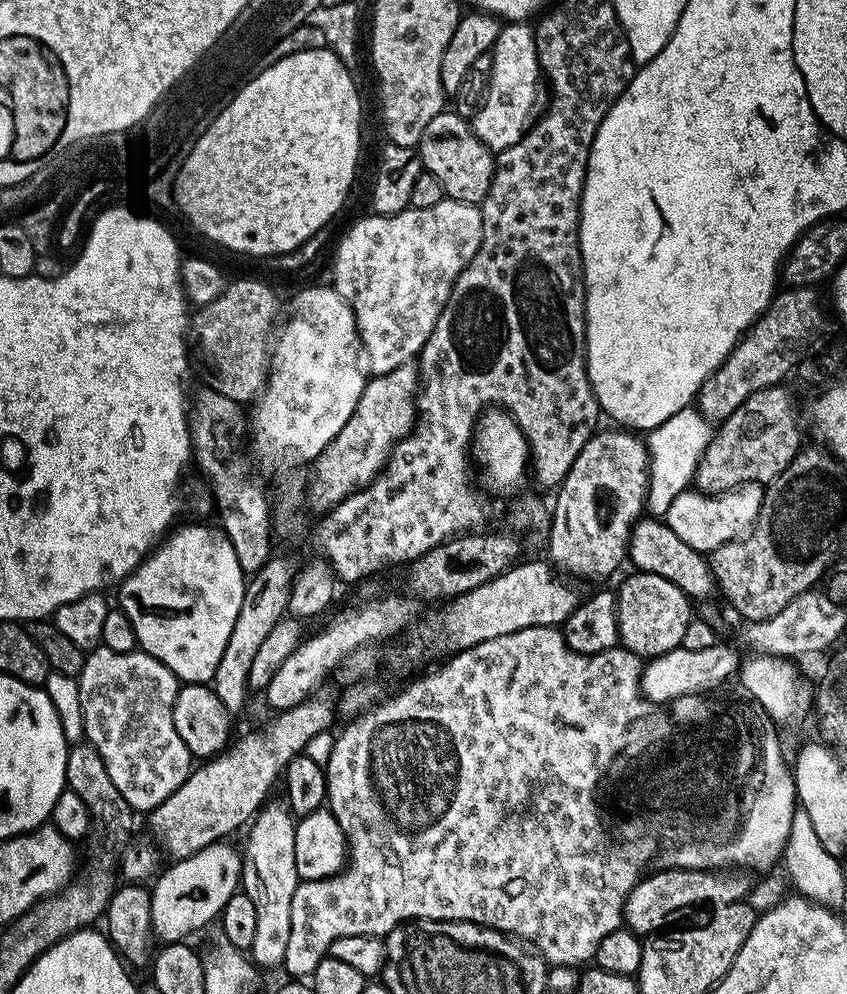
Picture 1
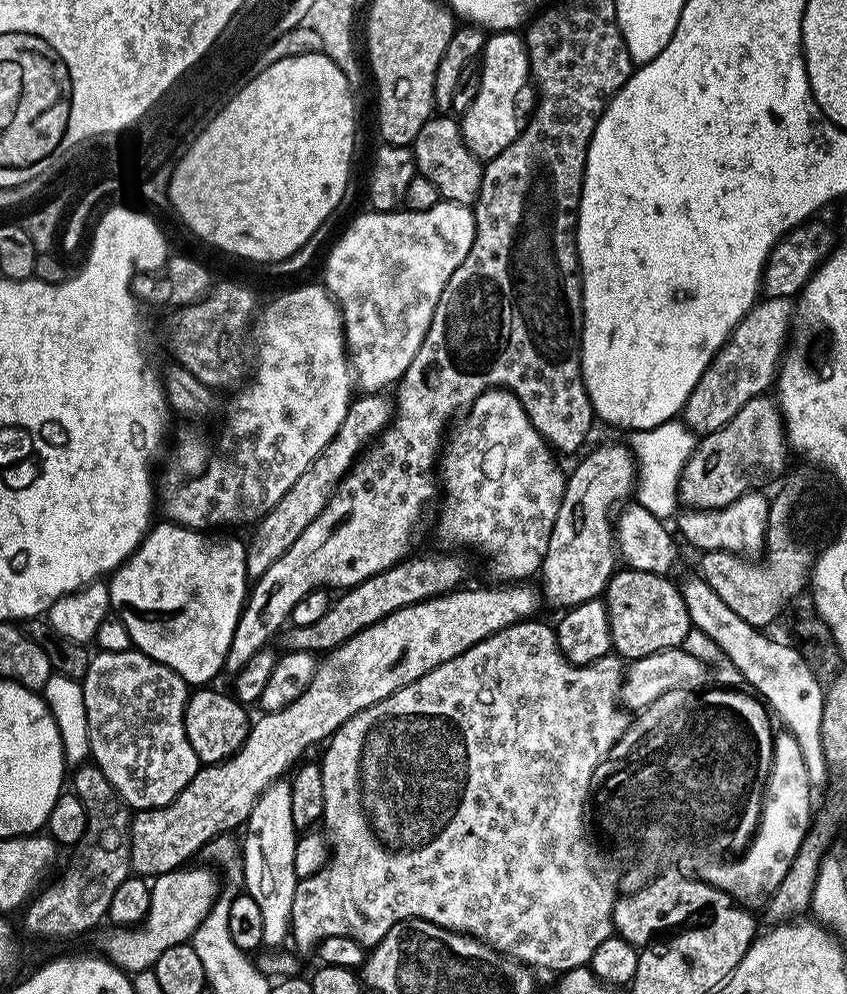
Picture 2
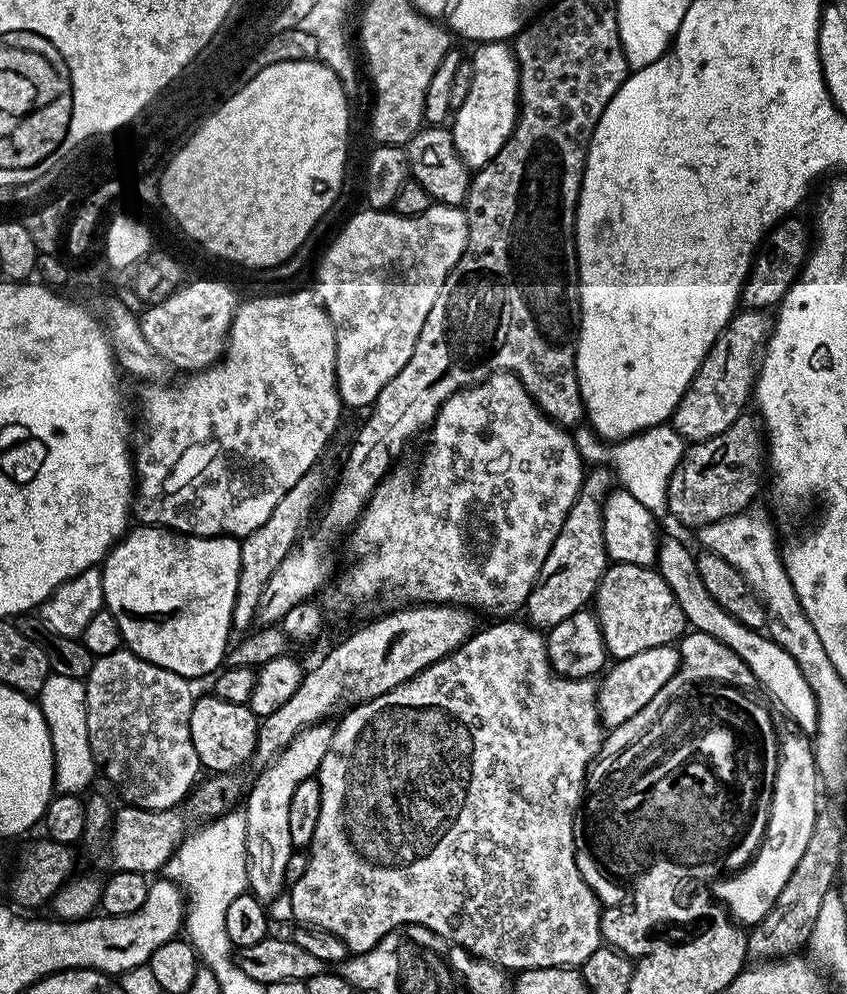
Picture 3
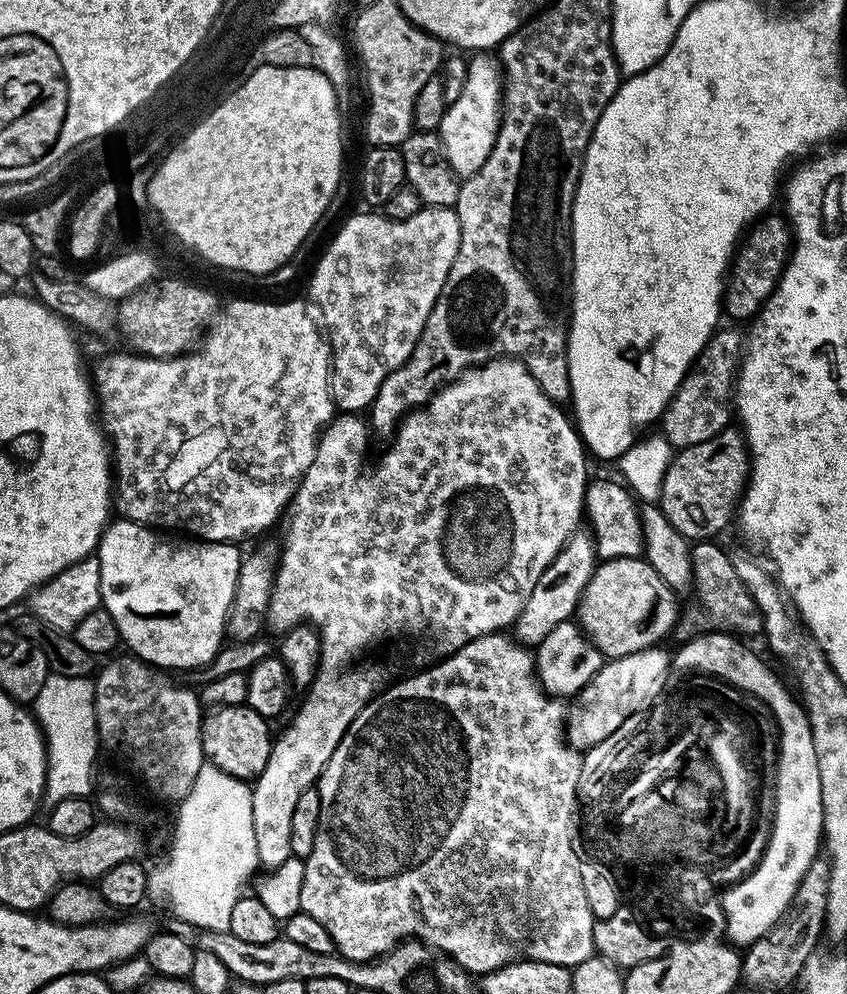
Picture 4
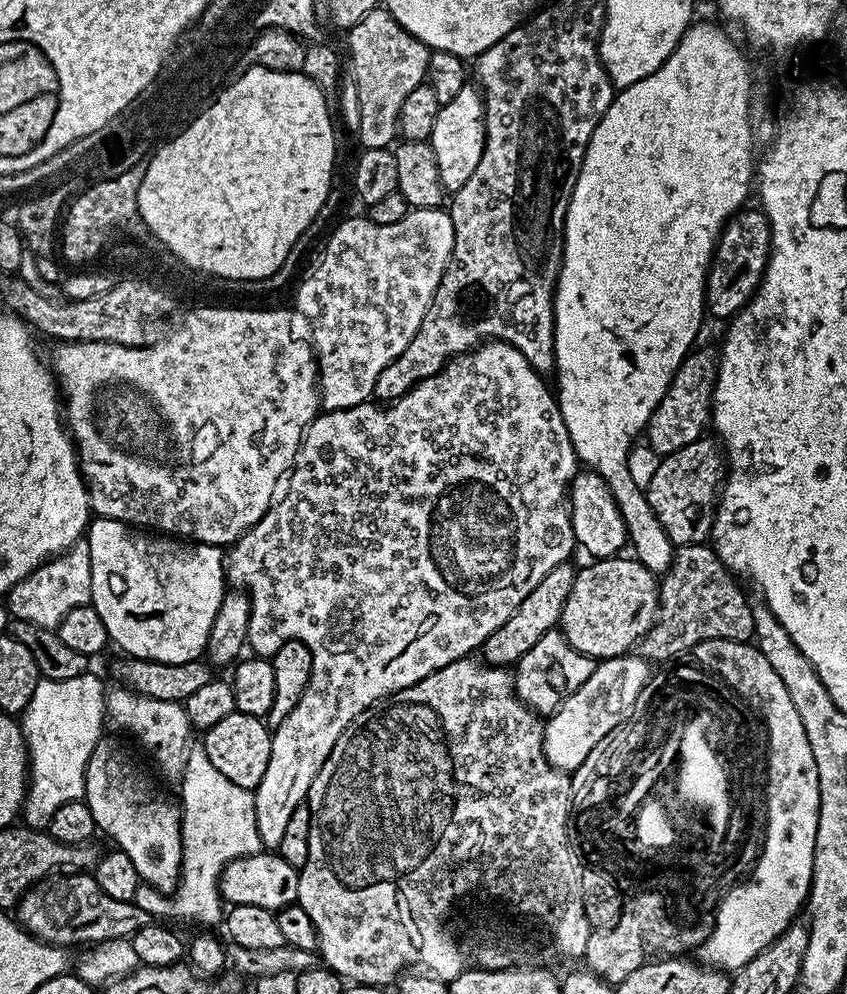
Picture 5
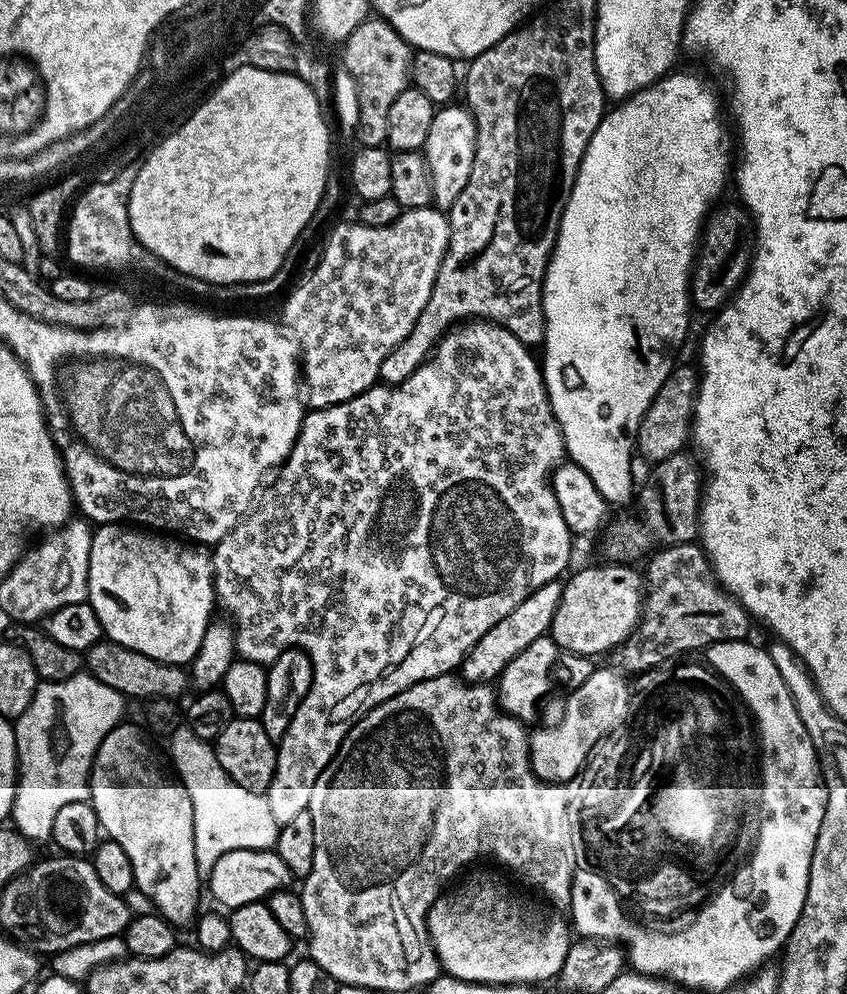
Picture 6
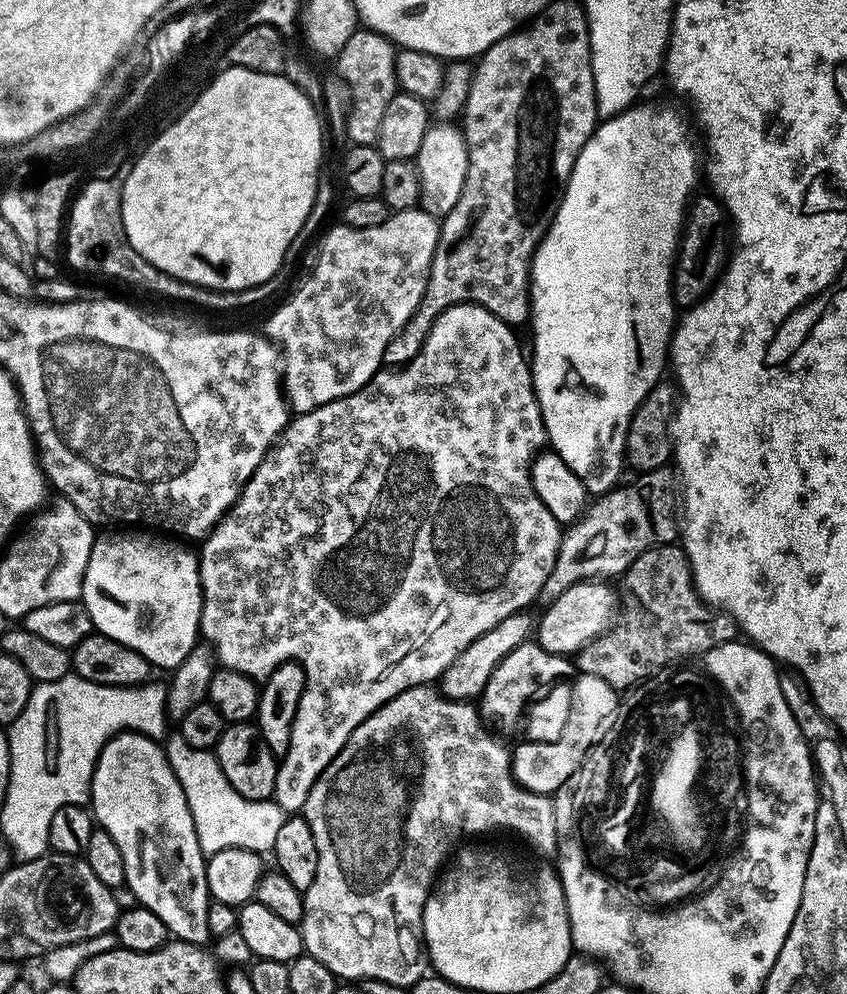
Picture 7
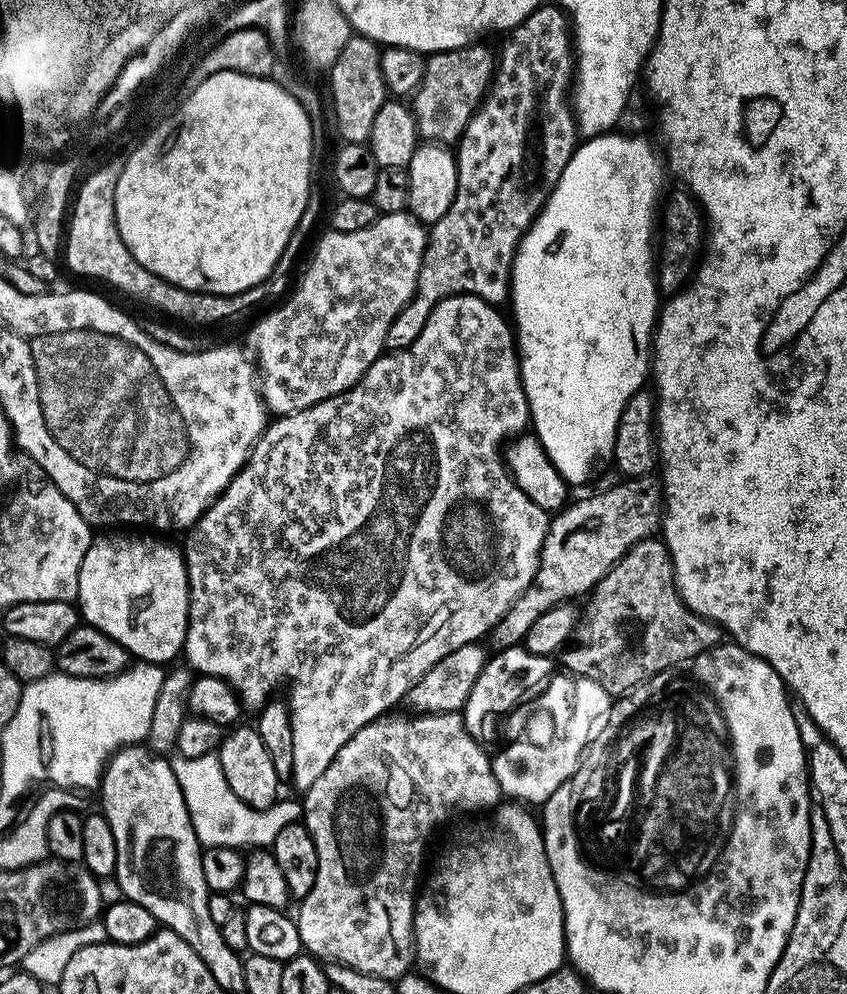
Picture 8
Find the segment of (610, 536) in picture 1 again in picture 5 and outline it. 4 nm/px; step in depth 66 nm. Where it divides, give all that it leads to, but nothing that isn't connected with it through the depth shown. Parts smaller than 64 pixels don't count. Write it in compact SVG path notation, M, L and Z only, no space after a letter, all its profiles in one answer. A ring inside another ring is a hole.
M565 562L554 566L554 570L550 570L550 574L546 574L546 578L538 582L538 586L530 590L530 594L526 594L522 606L516 608L516 613L502 626L498 626L498 630L494 630L490 638L486 638L482 653L484 652L483 659L487 663L493 666L515 665L522 654L526 654L526 650L530 650L530 646L534 646L534 642L542 638L542 634L553 631L559 625L562 606L566 606L566 598L570 598L570 586L574 586L577 573L577 569L570 565L571 563Z

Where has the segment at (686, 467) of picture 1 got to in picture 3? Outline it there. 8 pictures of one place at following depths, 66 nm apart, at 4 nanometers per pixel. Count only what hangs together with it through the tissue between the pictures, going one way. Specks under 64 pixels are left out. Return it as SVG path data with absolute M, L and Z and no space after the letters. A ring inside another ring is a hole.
M667 423L658 424L611 446L601 440L591 427L580 426L572 432L572 440L585 465L607 466L614 473L619 487L634 494L634 498L638 498L638 502L642 502L642 506L646 506L653 516L660 518L667 513L670 474L674 474L686 451L686 442L671 426Z

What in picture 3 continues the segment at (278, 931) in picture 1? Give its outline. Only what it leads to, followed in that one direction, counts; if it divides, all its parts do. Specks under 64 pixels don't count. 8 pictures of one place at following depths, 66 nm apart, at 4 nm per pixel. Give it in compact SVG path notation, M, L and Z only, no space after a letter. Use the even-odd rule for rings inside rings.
M317 722L311 728L304 728L279 754L267 765L268 768L256 780L252 789L247 789L248 808L243 809L248 835L248 887L251 895L261 902L271 902L285 891L284 879L290 876L288 864L294 851L290 842L290 798L298 782L313 779L319 773L320 763L332 741L334 728L331 723Z

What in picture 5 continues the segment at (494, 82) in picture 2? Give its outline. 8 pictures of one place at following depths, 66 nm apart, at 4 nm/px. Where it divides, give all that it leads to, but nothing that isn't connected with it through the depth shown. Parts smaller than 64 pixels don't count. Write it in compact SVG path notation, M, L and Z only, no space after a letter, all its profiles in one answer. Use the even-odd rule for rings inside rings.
M464 87L454 98L454 102L446 102L440 106L430 143L434 158L438 160L438 174L442 178L445 193L455 194L462 190L470 174L474 174L478 158L482 158L484 149L484 102L475 87Z

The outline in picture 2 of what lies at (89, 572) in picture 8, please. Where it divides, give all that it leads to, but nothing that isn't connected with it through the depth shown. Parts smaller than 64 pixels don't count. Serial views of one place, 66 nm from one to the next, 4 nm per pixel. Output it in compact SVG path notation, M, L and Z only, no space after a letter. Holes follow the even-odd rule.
M163 523L149 528L135 554L111 573L107 586L112 612L118 614L126 630L130 630L135 651L178 673L189 686L208 686L213 683L212 679L219 674L220 668L222 672L225 667L230 642L250 591L246 544L243 539L235 540L232 536L219 540L216 534L204 530Z

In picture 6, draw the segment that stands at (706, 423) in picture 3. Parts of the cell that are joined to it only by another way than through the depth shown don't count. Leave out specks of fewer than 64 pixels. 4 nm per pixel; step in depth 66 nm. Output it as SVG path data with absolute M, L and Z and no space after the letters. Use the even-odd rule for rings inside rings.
M682 364L673 367L666 382L662 382L662 390L658 390L658 394L654 394L636 431L635 451L649 462L665 460L676 452L685 451L686 445L689 443L692 431L692 407L696 404L698 391L698 372L693 365L691 368L688 364Z

